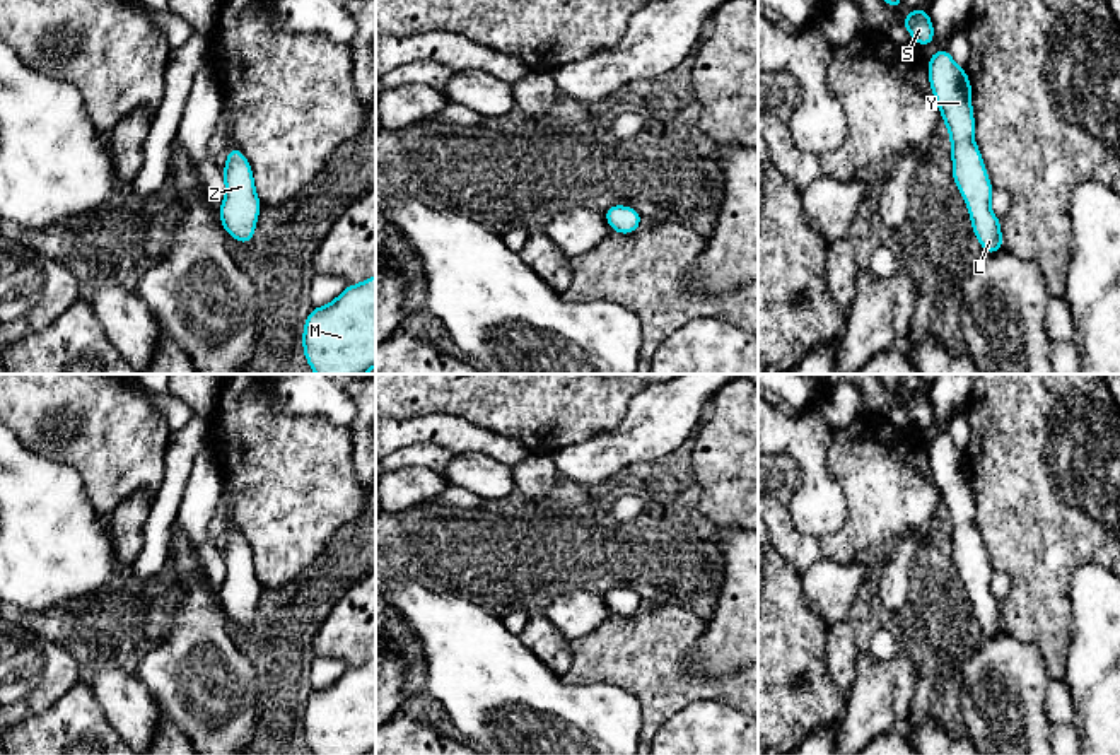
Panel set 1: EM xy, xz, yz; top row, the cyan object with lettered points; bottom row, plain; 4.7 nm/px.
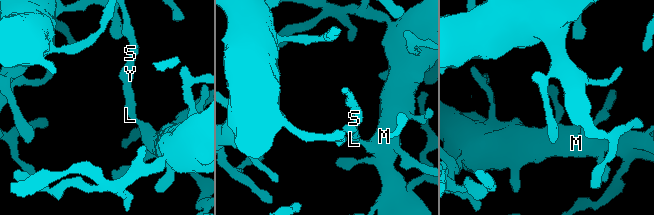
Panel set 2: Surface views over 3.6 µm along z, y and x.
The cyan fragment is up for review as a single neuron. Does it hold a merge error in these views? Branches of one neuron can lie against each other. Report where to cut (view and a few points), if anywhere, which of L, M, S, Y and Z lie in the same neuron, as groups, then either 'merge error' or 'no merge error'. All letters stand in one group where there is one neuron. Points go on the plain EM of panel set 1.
no cut | L M S Y Z | no merge error

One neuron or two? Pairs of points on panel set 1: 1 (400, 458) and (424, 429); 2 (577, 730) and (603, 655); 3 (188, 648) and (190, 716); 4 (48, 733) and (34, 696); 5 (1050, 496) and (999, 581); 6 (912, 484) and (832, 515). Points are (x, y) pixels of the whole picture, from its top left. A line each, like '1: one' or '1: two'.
1: two
2: two
3: one
4: two
5: two
6: two

